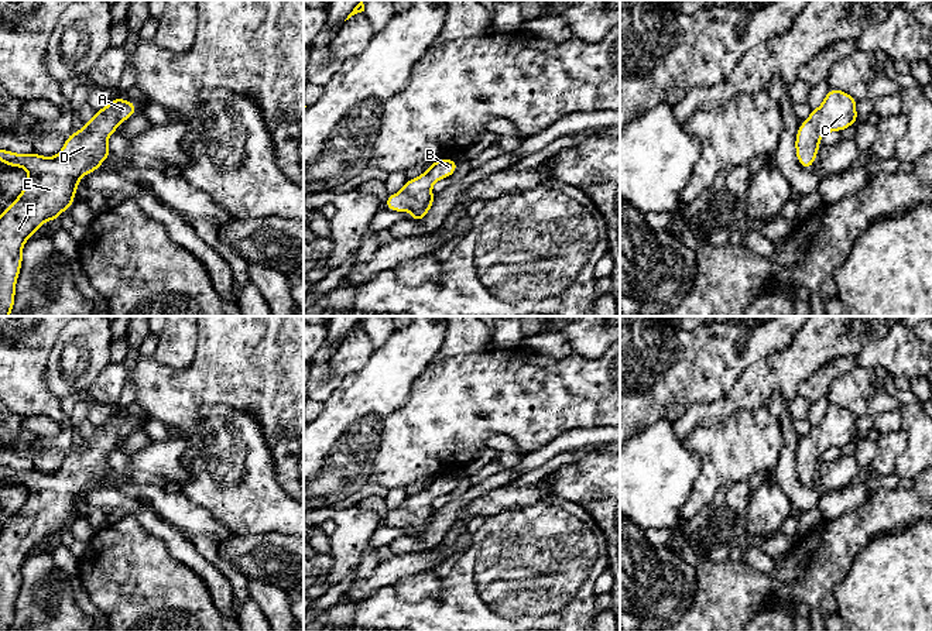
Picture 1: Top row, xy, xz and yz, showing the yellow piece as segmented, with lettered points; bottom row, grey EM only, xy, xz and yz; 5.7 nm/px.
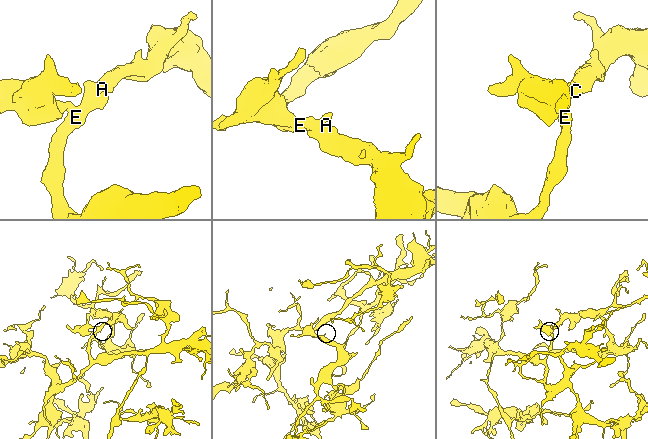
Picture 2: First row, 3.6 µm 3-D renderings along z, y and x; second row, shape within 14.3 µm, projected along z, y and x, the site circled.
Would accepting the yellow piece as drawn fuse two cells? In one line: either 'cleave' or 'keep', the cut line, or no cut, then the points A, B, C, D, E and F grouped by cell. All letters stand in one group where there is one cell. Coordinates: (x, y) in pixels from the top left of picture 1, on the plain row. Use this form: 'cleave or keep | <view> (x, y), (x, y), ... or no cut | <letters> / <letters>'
keep | no cut | A B C D E F

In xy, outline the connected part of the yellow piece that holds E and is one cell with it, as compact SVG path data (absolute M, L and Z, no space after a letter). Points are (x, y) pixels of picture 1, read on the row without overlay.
M113 414L85 438L80 447L66 453L55 473L42 473L35 467L16 470L0 464L0 477L6 483L21 483L28 488L25 504L0 529L0 631L10 631L14 625L25 558L40 548L44 538L56 538L73 521L79 495L97 487L110 473L109 453L136 429L134 418Z

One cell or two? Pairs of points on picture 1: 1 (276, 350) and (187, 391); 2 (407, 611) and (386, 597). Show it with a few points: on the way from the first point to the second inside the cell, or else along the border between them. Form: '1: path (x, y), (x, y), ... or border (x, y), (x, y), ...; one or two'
1: path (253, 355), (209, 380); one
2: path (401, 611), (391, 603); one

